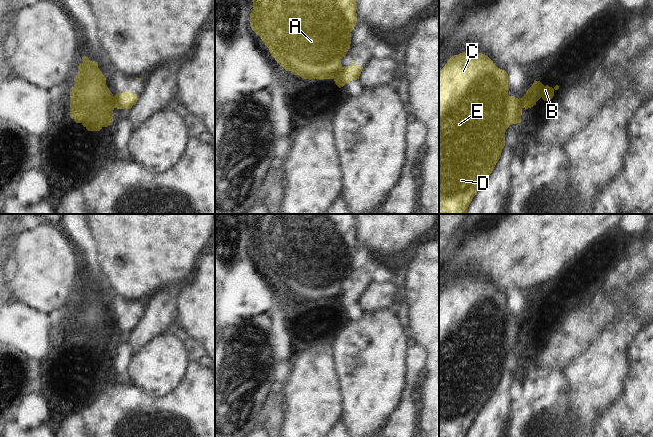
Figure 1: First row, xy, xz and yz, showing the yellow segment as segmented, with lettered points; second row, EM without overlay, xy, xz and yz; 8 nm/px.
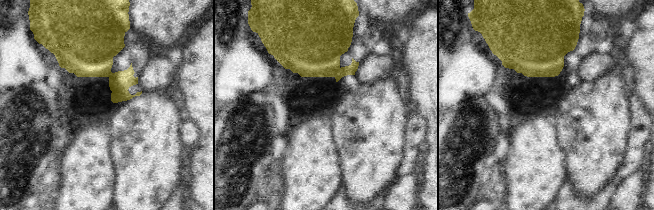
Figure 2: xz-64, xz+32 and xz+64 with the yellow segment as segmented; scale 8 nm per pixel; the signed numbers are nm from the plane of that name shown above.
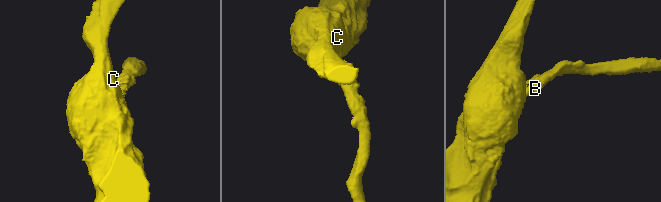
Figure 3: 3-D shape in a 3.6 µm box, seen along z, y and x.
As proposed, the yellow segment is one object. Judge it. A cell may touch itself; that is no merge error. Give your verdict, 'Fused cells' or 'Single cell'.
Fused cells.

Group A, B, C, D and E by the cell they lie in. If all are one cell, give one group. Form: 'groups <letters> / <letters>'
groups A C D E / B

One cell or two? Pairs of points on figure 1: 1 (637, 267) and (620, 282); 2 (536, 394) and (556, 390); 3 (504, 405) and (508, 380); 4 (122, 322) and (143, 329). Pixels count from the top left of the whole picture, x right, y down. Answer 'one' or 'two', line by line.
1: one
2: one
3: one
4: two

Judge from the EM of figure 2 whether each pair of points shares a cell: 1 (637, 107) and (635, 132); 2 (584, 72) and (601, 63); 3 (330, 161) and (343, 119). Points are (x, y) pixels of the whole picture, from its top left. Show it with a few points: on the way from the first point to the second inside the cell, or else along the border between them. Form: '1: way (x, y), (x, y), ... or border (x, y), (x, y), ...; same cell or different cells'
1: way (637, 113), (637, 126); same cell
2: way (588, 70), (597, 65); same cell
3: border (328, 125), (341, 169); different cells

